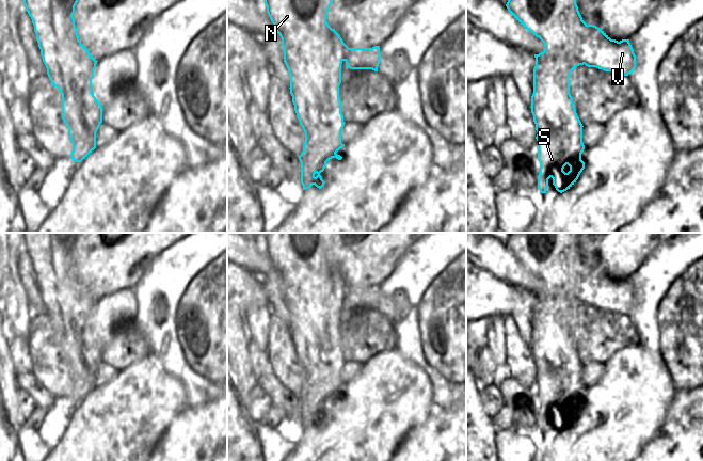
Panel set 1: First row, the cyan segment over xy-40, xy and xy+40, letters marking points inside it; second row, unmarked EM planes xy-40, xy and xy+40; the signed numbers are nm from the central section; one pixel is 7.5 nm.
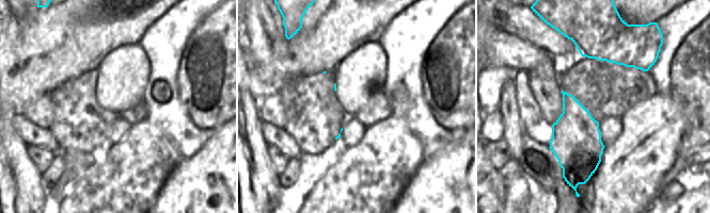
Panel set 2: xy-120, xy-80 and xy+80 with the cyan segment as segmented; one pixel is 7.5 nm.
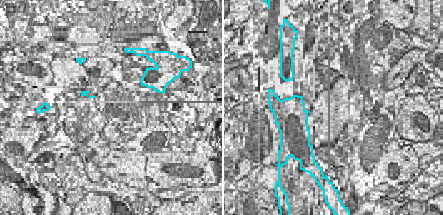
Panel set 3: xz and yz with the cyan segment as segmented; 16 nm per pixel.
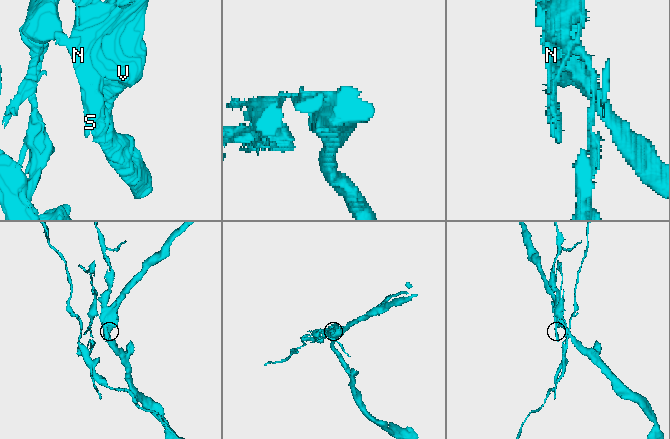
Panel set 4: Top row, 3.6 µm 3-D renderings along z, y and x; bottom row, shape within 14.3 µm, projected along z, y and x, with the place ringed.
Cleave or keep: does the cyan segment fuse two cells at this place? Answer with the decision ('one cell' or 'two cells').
two cells

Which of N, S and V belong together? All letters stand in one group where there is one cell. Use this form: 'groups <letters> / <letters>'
groups N S / V

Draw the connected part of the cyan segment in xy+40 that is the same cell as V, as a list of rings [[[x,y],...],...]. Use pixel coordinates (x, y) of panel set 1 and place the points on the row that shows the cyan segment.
[[[587,23],[582,34],[576,38],[576,54],[570,60],[624,76],[636,68],[636,55],[629,39],[611,39],[598,27]]]

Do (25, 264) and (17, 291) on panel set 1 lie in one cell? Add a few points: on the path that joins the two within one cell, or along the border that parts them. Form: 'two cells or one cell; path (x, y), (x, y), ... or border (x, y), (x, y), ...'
two cells; border (24, 255), (13, 261), (30, 303)

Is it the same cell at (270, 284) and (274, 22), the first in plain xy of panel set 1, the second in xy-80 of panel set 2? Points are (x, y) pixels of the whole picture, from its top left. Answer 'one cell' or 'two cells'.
one cell

